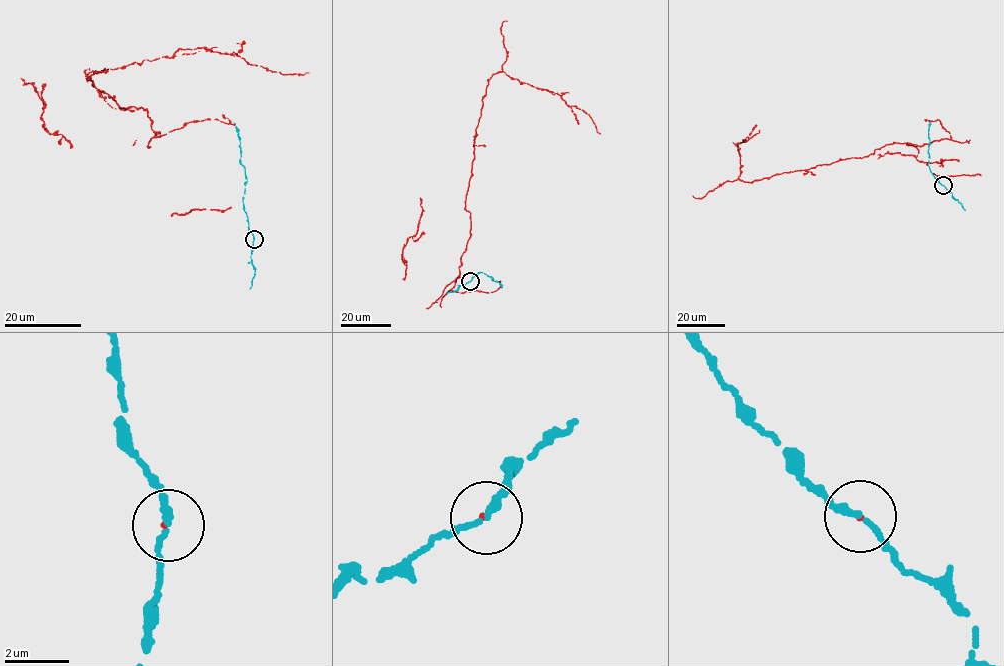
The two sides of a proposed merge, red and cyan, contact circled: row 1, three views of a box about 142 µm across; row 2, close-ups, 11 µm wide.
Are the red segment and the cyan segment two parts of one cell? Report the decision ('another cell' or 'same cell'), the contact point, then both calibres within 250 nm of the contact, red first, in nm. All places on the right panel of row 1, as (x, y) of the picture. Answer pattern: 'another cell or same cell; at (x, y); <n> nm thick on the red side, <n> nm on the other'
another cell; at (943, 185); 70 nm thick on the red side, 200 nm on the other

